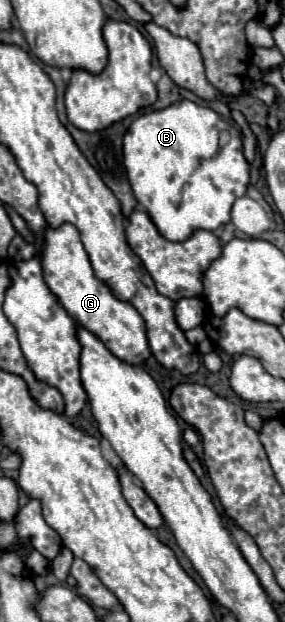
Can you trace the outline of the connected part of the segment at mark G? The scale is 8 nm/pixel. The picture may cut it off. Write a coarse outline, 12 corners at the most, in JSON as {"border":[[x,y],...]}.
{"border":[[73,224],[45,230],[49,290],[119,360],[151,356],[145,320],[95,278]]}

